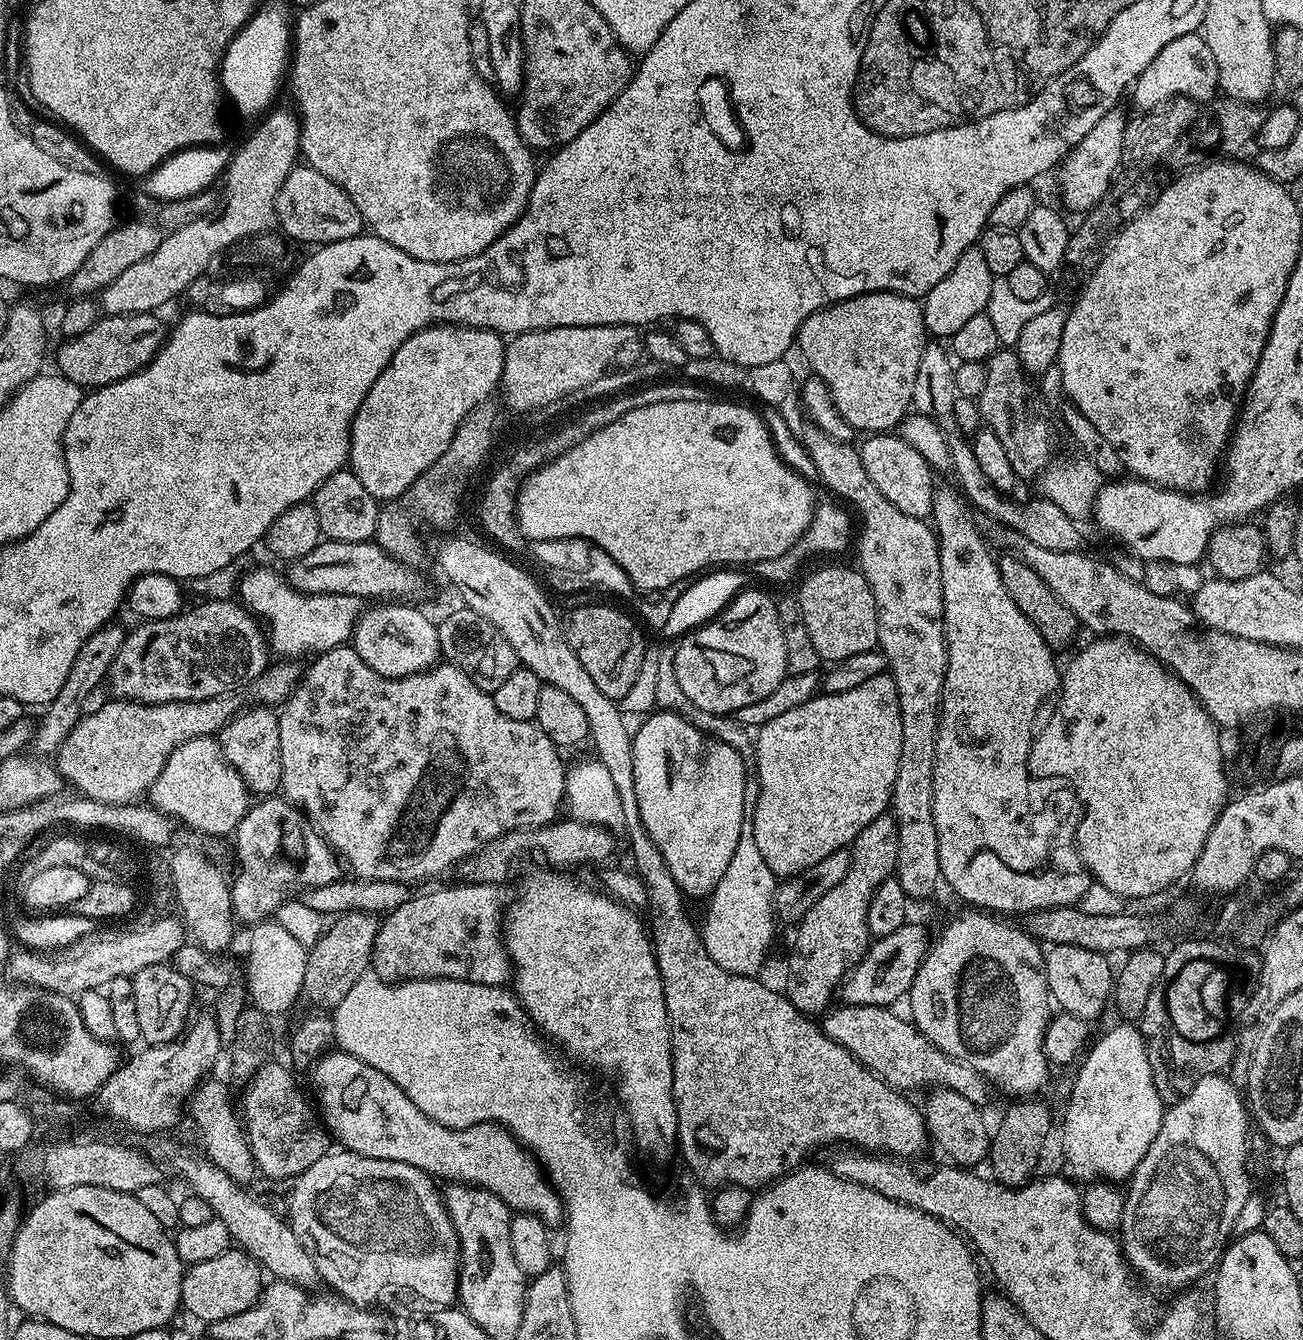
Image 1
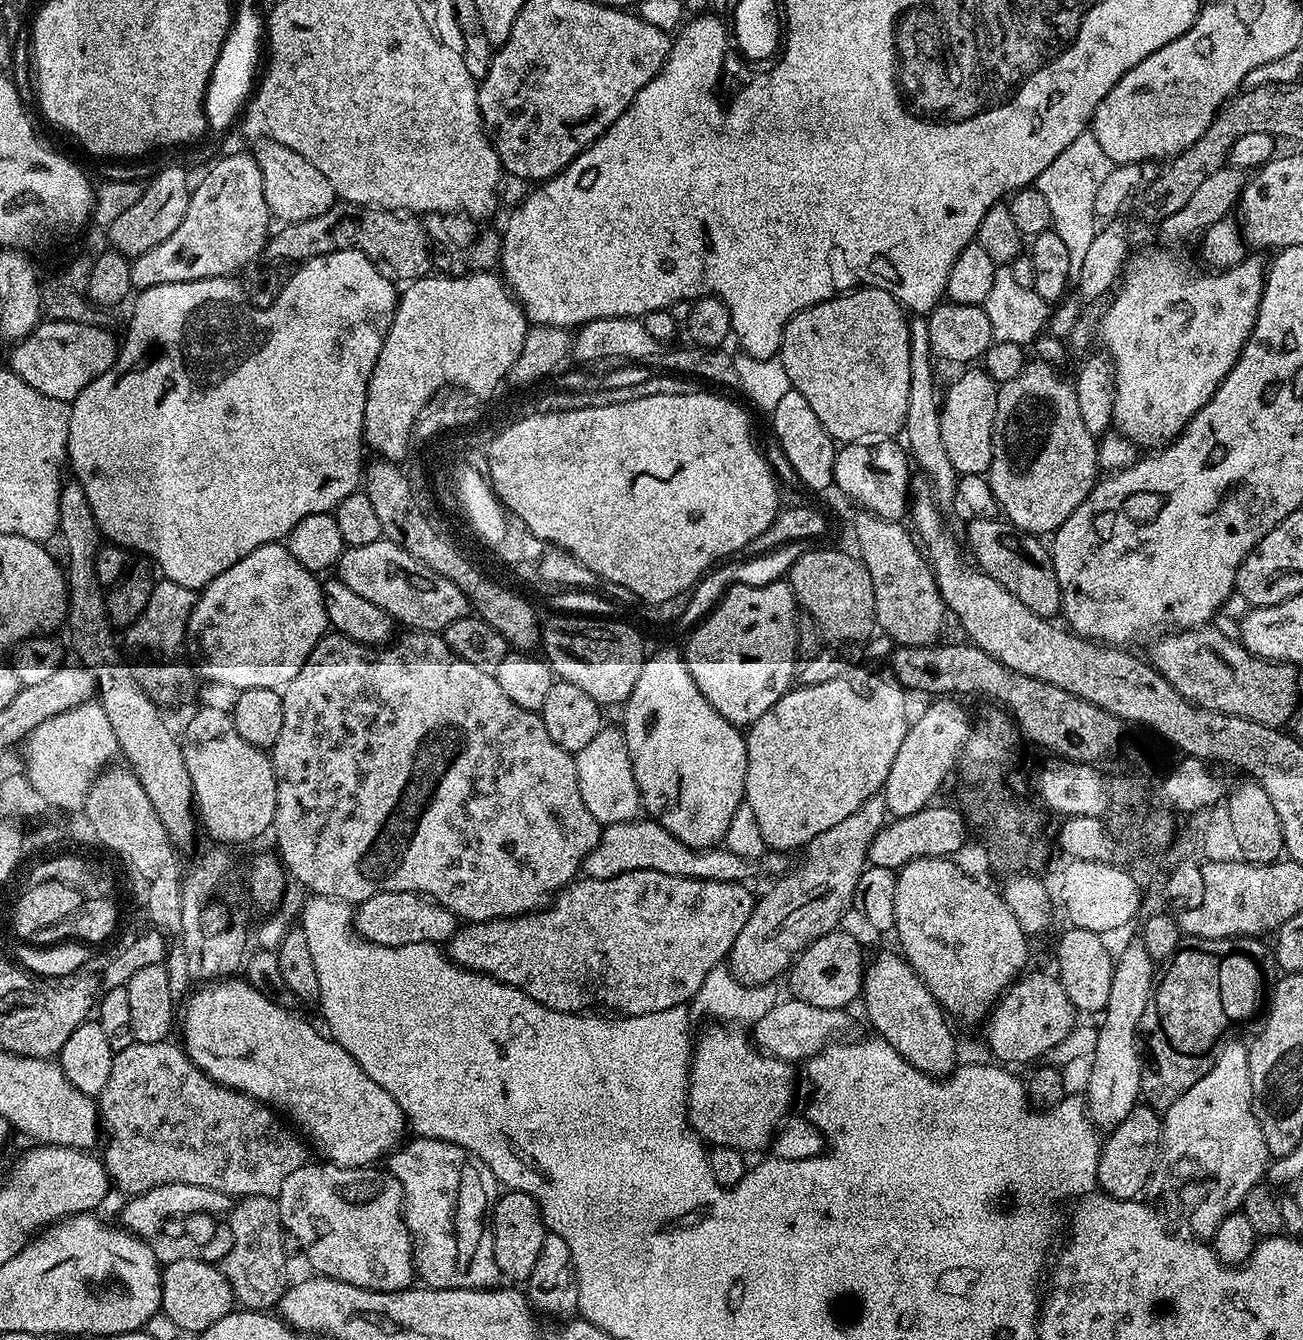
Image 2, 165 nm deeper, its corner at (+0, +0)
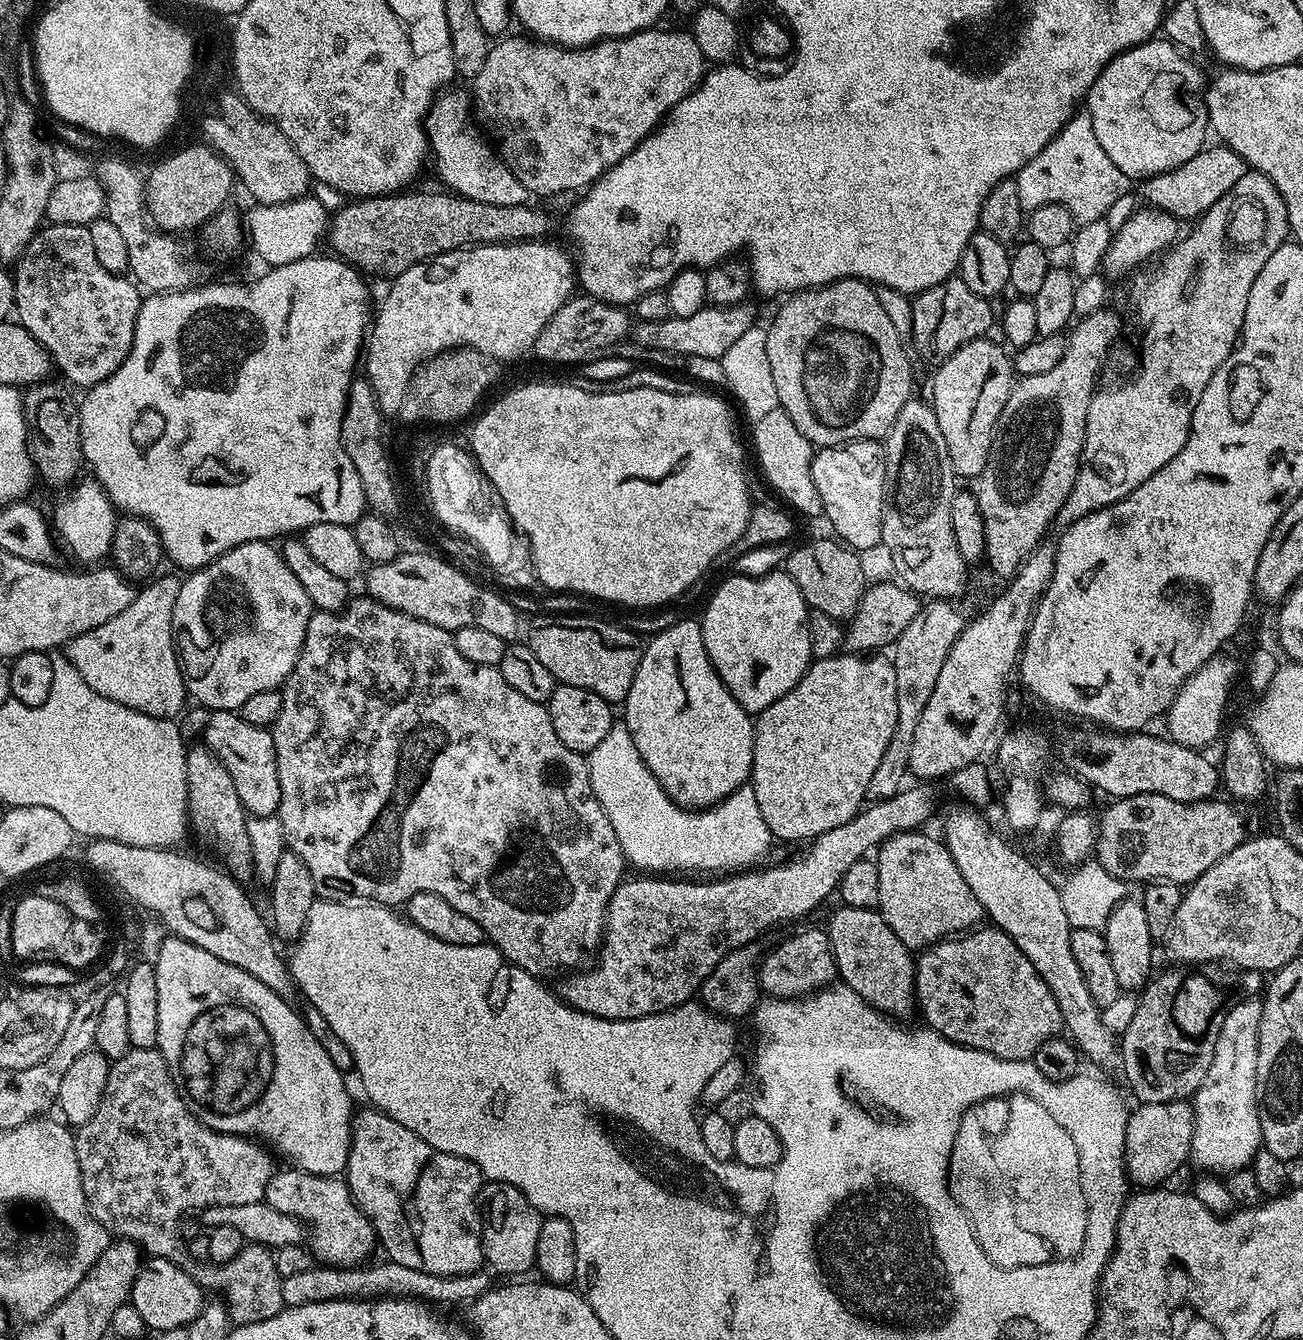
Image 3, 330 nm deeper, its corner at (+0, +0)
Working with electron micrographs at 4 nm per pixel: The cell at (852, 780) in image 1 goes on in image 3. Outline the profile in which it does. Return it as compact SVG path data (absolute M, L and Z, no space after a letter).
M837 654L815 661L794 690L755 717L750 787L777 841L811 842L865 807L870 778L898 722L892 661L880 656Z

